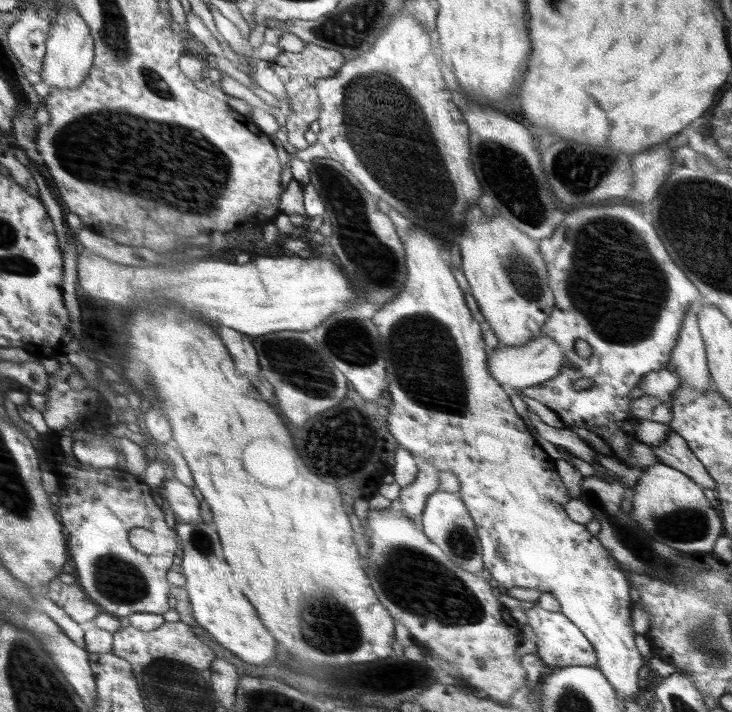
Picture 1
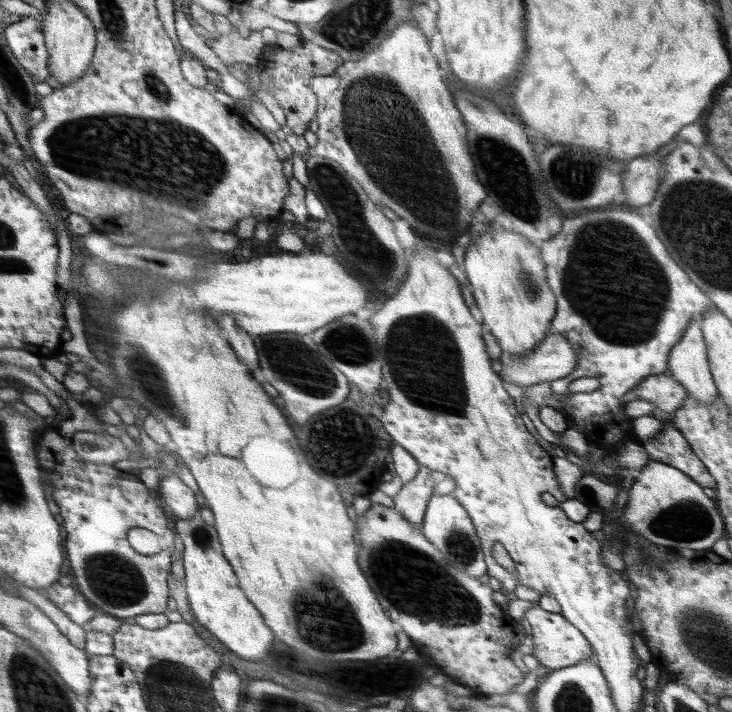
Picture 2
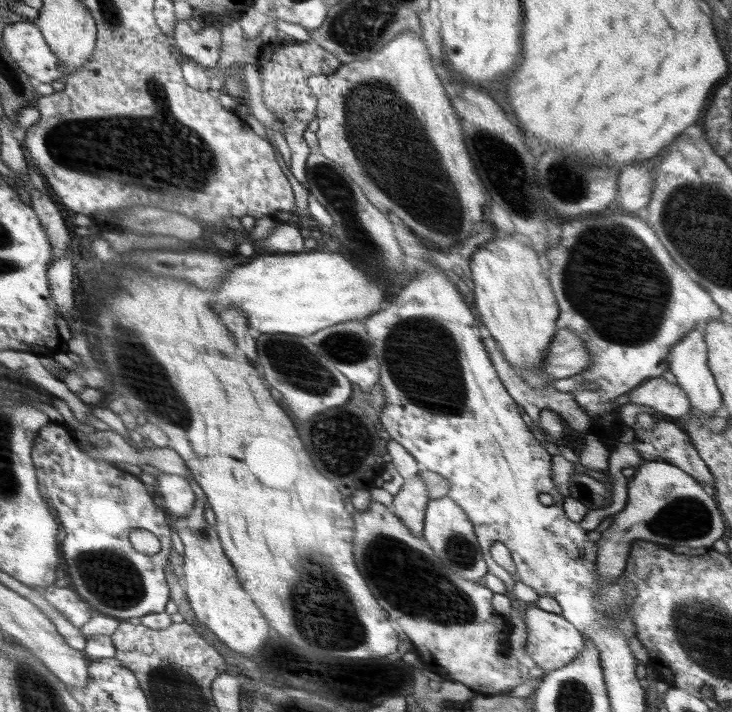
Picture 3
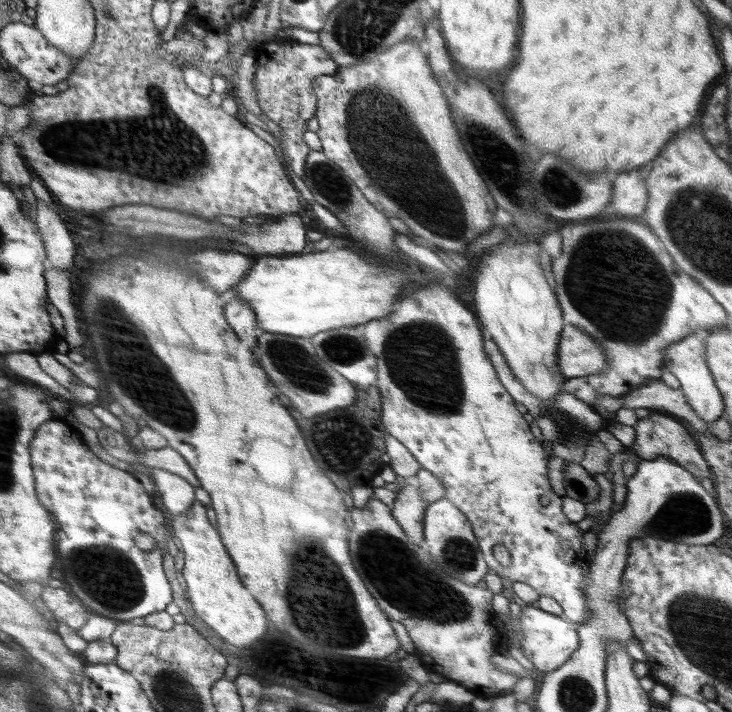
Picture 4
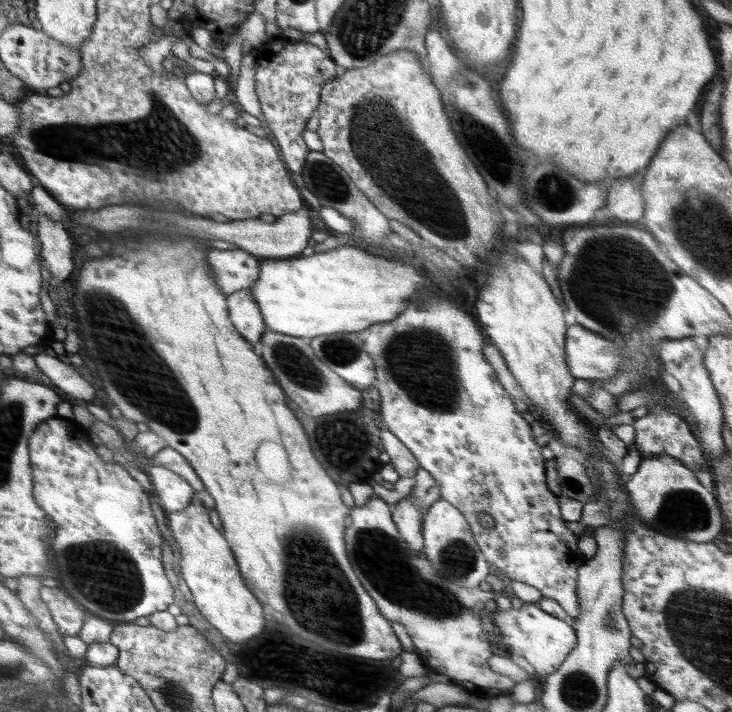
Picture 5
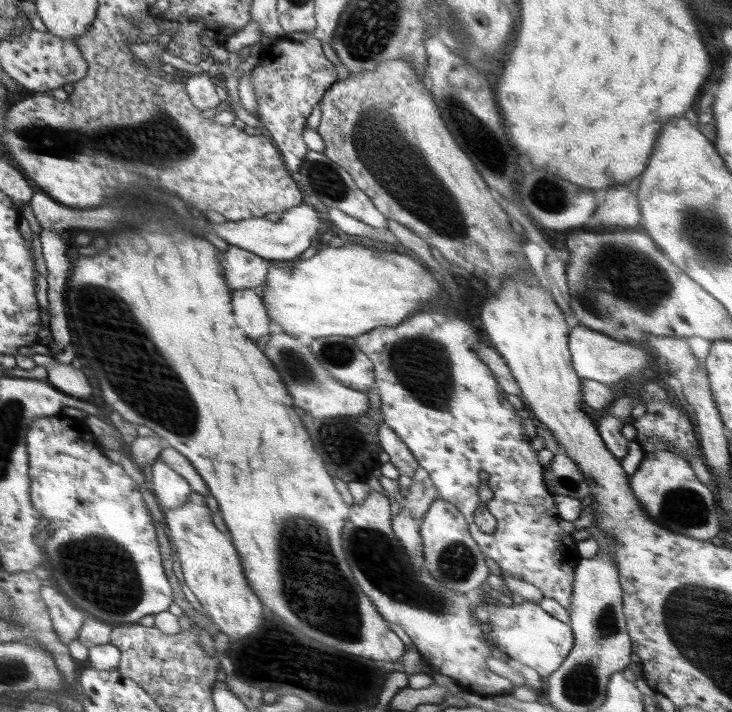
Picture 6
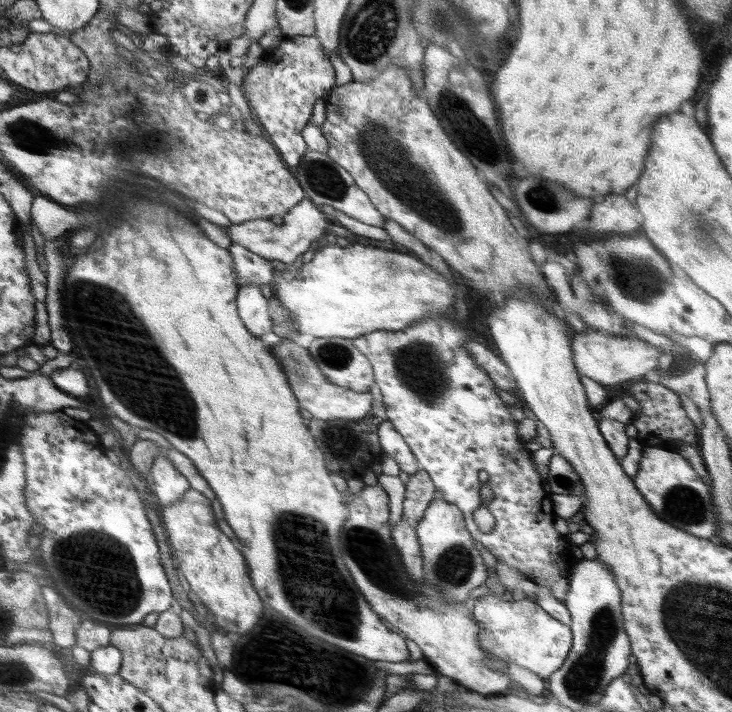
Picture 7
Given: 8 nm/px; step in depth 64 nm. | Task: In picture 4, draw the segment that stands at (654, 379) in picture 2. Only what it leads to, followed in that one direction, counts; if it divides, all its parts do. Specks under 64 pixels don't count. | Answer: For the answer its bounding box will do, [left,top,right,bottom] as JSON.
[622,379,716,433]

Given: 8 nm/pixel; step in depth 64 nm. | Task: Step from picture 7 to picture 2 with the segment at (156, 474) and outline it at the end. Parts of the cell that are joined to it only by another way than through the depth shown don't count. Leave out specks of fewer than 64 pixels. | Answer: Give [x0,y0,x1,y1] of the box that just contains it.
[155,474,198,520]

